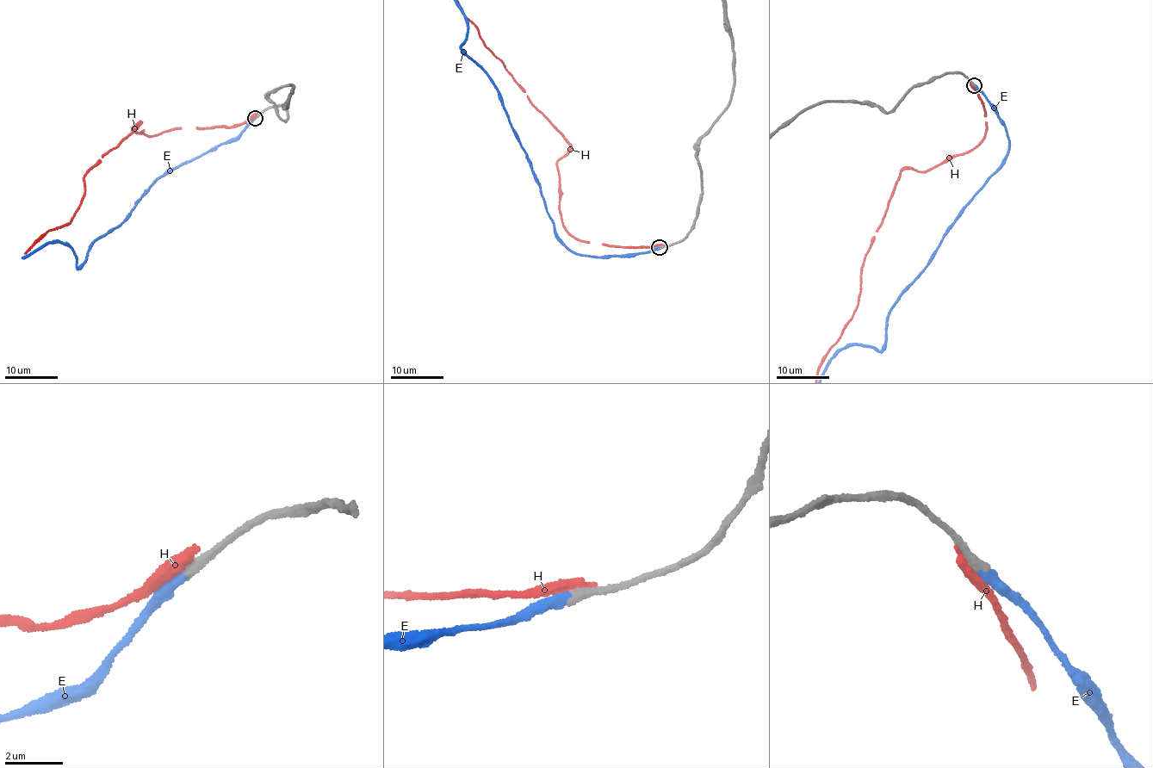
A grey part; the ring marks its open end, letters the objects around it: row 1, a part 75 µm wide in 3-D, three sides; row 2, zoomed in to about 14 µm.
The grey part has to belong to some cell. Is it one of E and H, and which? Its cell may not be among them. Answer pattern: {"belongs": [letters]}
{"belongs": ["E"]}

